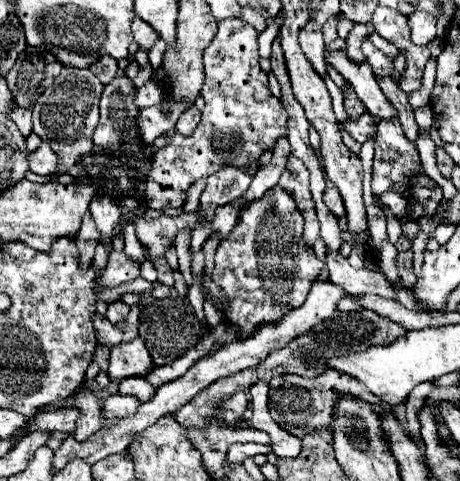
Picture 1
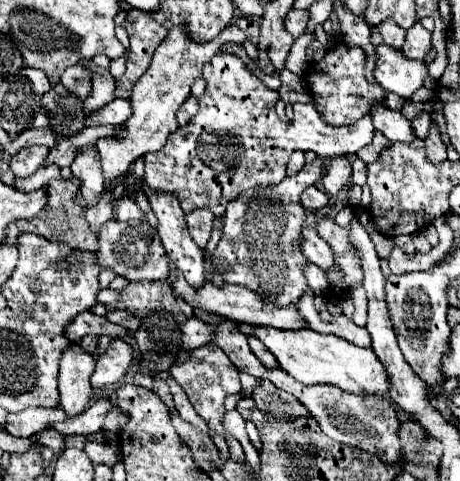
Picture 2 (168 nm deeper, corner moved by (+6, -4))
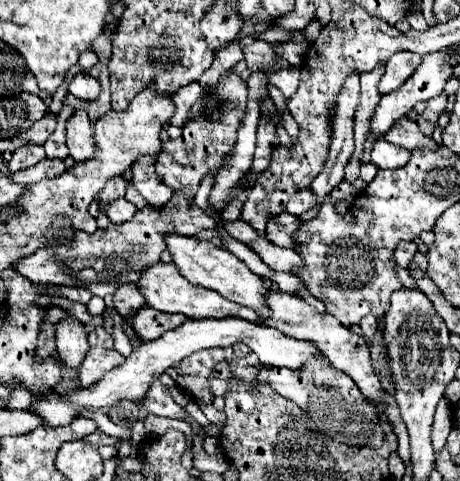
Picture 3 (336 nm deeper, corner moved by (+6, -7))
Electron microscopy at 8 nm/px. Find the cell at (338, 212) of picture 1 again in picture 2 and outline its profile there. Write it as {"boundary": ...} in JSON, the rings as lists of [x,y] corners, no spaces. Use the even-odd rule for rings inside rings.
{"boundary":[[[309,187],[301,193],[301,205],[305,205],[305,209],[325,209],[329,205],[329,197],[317,187]]]}

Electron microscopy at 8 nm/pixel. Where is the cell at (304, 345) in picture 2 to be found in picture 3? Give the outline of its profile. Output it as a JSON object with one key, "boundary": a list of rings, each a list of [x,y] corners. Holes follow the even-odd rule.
{"boundary":[[[237,318],[185,320],[181,326],[165,332],[161,338],[139,344],[131,352],[131,356],[125,360],[125,364],[109,370],[105,374],[105,378],[101,378],[93,388],[79,388],[63,398],[57,394],[57,396],[53,396],[53,400],[37,400],[31,404],[29,410],[37,412],[45,420],[45,424],[61,426],[61,424],[69,424],[69,420],[77,418],[79,412],[87,410],[87,408],[109,408],[125,398],[137,402],[145,396],[145,392],[151,388],[155,378],[159,378],[171,366],[177,366],[183,358],[187,358],[193,352],[203,350],[203,348],[213,348],[213,346],[227,348],[237,342],[247,344],[257,354],[257,358],[267,366],[285,366],[289,370],[301,370],[309,360],[329,362],[327,356],[323,356],[323,352],[311,340],[297,340],[293,336],[279,332],[277,328],[267,328],[267,326],[259,326],[249,320],[237,320]]]}

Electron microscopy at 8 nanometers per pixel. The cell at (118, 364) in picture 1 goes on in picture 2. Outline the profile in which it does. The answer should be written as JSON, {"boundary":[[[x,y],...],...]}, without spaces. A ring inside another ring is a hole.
{"boundary":[[[113,339],[109,347],[97,357],[97,365],[91,377],[91,385],[101,389],[119,383],[127,369],[133,365],[133,347],[121,339]]]}

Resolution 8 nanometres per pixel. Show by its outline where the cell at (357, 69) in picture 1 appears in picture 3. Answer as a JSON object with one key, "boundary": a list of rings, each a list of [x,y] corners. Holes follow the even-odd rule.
{"boundary":[[[401,118],[397,120],[397,124],[393,124],[393,128],[383,136],[387,142],[401,146],[405,150],[413,150],[413,148],[437,148],[437,144],[427,138],[425,134],[421,134],[421,130],[417,128],[417,124],[409,118]]]}

